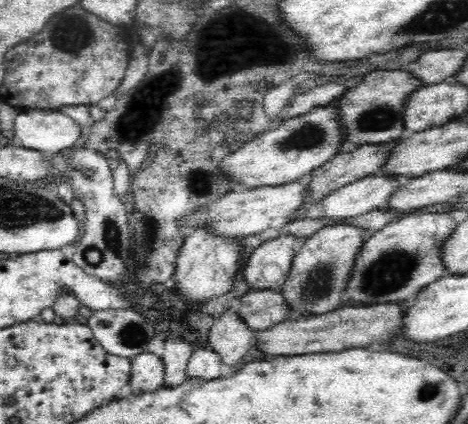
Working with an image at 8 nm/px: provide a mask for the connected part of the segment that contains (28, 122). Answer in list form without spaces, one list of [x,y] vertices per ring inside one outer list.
[[[25,109],[14,120],[11,146],[58,152],[82,136],[82,126],[60,110]]]

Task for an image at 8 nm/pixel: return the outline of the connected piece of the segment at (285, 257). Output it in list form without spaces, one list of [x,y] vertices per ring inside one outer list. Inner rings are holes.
[[[286,233],[263,242],[249,256],[244,280],[254,290],[280,291],[301,241]]]

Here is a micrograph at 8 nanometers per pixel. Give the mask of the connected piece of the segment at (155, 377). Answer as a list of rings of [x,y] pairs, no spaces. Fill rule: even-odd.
[[[146,352],[131,359],[131,375],[128,391],[133,394],[154,392],[163,386],[165,370],[162,360],[153,353]]]

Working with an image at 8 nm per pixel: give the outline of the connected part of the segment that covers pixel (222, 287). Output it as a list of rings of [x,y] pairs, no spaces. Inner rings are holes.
[[[208,230],[191,231],[180,247],[176,270],[173,272],[178,294],[184,296],[190,304],[202,304],[206,300],[227,294],[240,268],[241,252],[241,237],[226,239],[219,238]]]

